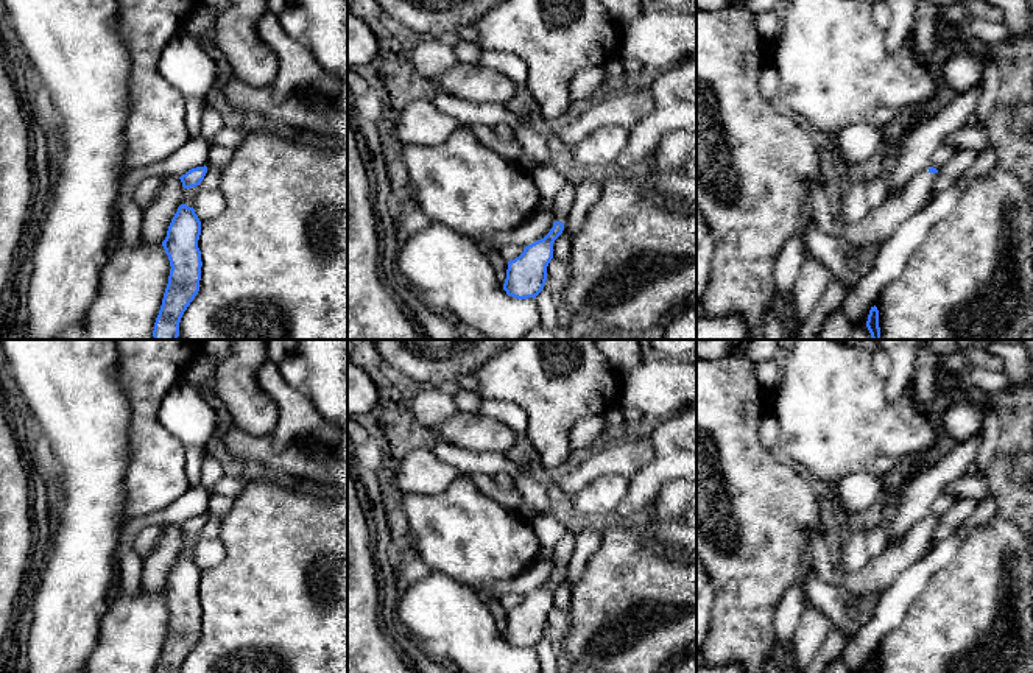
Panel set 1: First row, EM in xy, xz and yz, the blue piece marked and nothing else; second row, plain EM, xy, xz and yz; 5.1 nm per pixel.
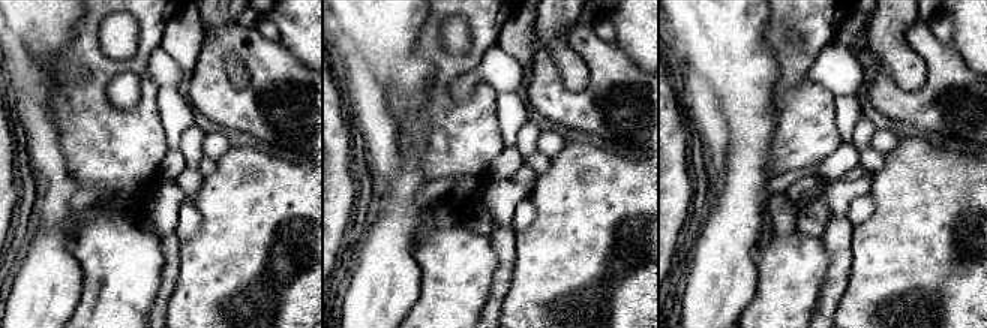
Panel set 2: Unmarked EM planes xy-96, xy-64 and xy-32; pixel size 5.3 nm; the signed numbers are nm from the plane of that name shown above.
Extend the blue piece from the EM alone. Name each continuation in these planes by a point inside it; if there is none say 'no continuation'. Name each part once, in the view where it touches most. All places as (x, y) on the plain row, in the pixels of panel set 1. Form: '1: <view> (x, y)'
1: yz (881, 572)

